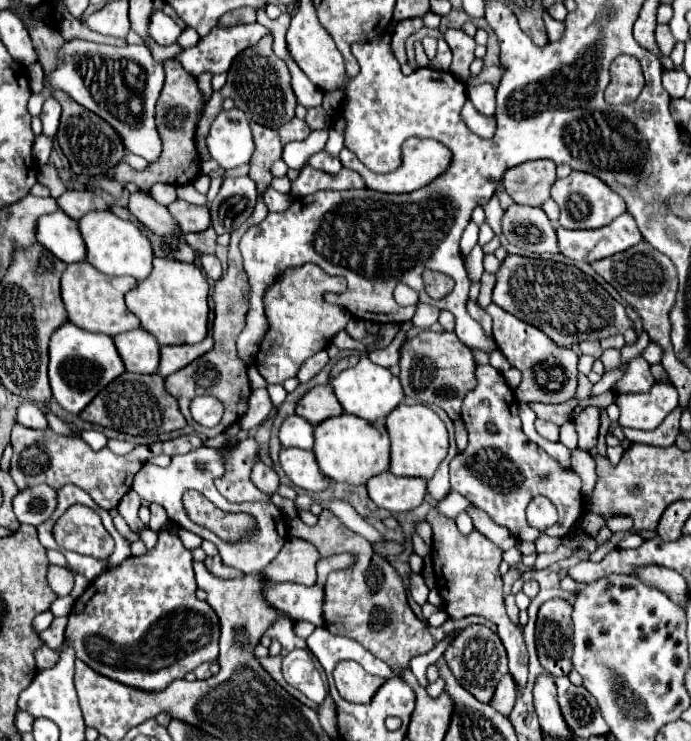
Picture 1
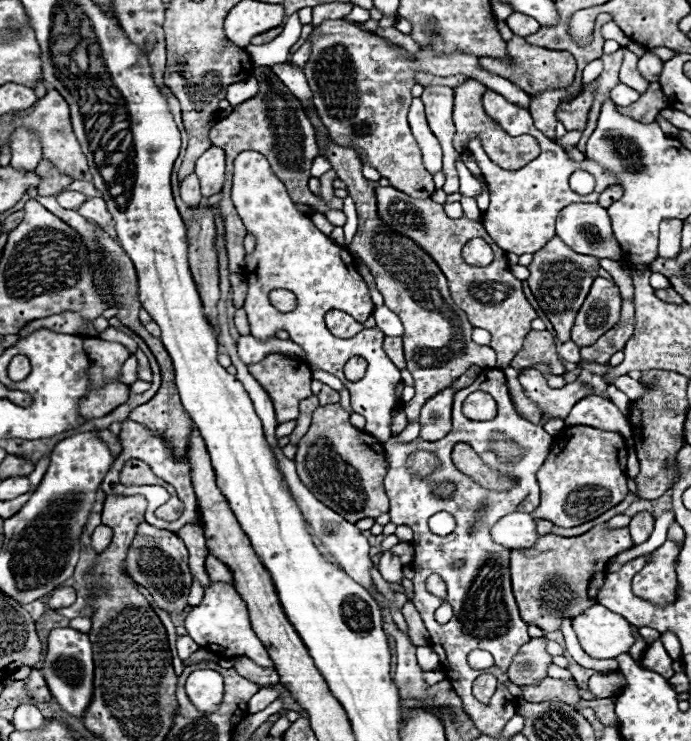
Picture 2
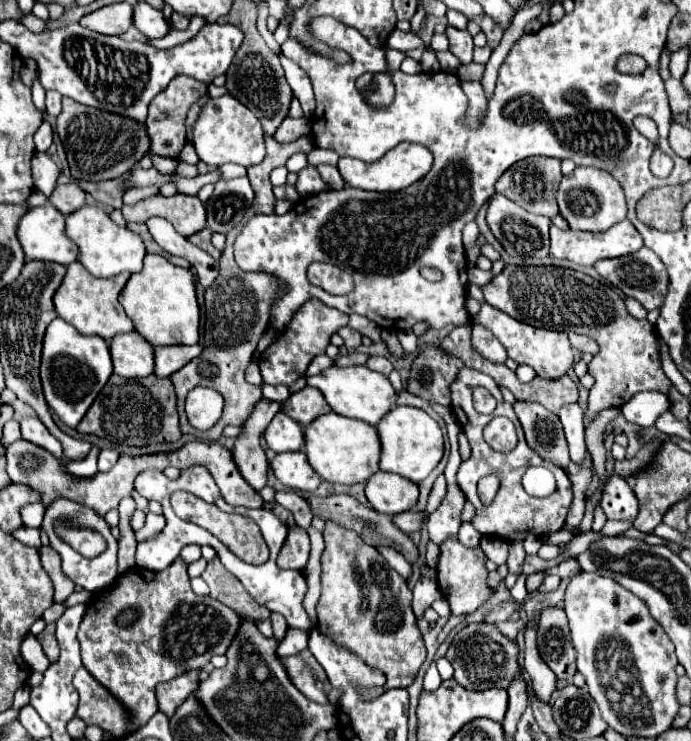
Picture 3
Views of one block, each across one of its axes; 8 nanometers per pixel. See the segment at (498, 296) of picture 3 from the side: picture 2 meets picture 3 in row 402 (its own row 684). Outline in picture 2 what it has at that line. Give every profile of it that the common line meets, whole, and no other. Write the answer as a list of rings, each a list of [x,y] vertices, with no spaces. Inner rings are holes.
[[[612,672],[612,674],[594,674],[590,678],[590,684],[588,684],[588,692],[600,700],[600,698],[608,698],[612,696],[614,692],[622,690],[624,688],[624,676],[620,672]]]

